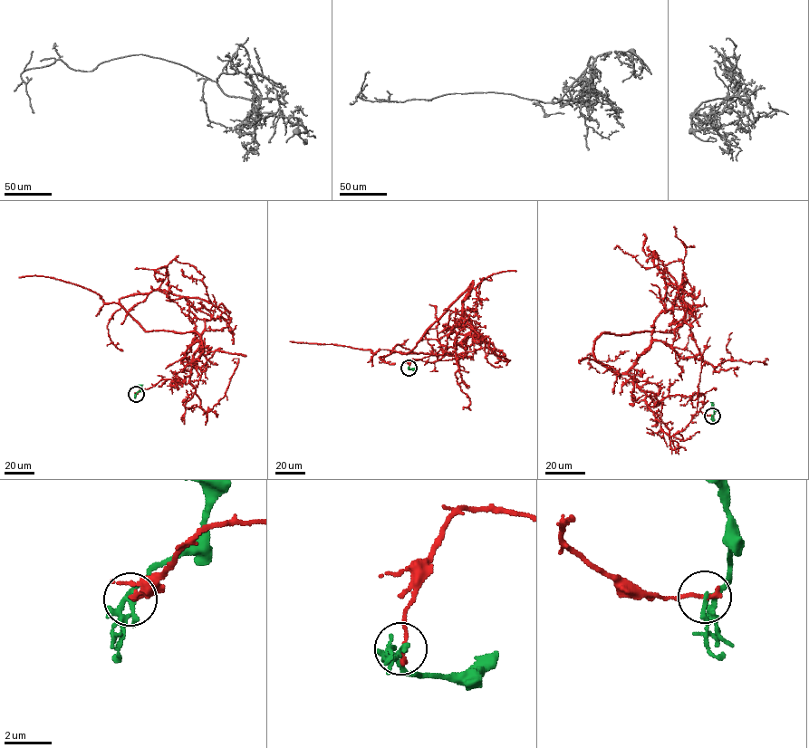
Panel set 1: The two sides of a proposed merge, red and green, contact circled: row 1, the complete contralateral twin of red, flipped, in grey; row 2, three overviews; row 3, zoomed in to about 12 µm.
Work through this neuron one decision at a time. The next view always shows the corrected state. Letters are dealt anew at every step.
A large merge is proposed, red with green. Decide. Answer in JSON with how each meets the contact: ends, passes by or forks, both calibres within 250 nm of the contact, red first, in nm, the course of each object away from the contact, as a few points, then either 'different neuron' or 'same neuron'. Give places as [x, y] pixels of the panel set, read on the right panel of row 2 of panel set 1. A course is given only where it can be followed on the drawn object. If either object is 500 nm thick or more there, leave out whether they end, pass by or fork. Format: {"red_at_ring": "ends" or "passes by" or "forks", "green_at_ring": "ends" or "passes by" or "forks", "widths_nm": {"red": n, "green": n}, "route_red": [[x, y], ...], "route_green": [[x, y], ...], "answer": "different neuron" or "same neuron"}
{"red_at_ring": "ends", "green_at_ring": "forks", "widths_nm": {"red": 200, "green": 180}, "route_red": [[712, 416], [702, 394], [659, 401], [593, 353], [603, 333], [685, 318], [684, 273], [669, 281], [642, 234]], "route_green": [[712, 416], [714, 409], [710, 402]], "answer": "different neuron"}

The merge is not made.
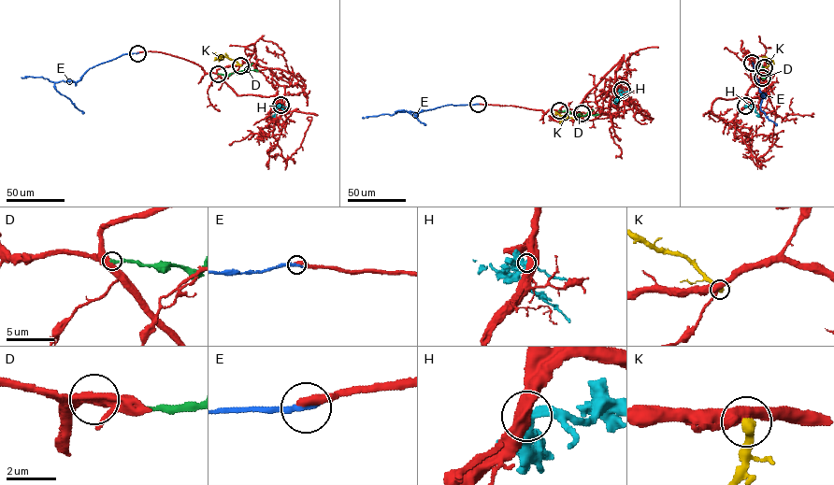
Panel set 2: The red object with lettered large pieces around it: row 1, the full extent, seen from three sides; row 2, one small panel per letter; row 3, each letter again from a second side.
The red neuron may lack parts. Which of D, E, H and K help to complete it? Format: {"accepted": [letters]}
{"accepted": []}

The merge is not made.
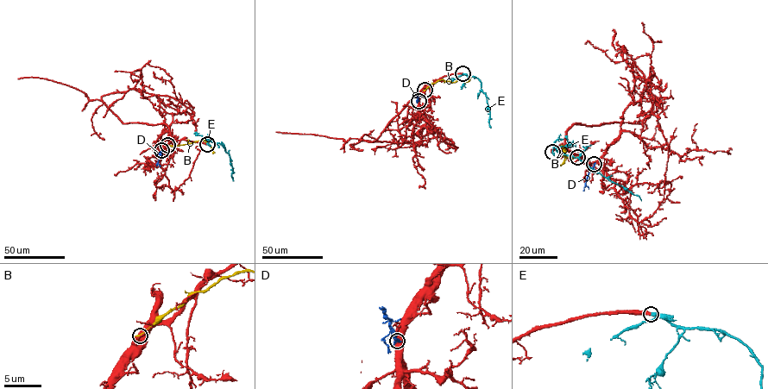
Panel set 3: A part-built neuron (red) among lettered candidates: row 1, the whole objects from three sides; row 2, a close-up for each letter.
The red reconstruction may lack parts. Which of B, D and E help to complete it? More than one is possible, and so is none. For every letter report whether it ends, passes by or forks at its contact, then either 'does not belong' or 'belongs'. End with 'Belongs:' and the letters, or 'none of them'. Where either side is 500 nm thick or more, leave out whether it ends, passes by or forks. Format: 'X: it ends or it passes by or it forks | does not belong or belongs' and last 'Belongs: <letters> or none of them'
B: does not belong
D: does not belong
E: it passes by | belongs
Belongs: E

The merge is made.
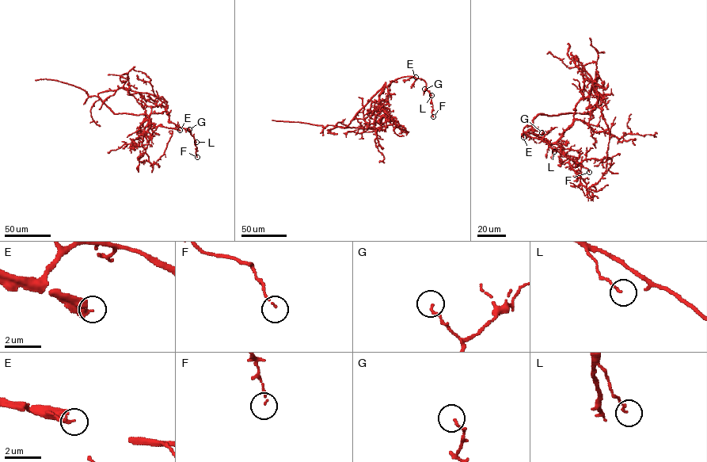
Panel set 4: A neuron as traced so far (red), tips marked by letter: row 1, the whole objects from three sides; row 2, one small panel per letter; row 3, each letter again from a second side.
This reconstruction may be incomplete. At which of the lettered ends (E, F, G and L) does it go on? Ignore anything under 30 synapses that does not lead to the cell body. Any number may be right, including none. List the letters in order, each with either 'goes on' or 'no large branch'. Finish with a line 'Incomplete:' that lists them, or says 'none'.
E: goes on
F: no large branch
G: no large branch
L: no large branch
Incomplete: E

